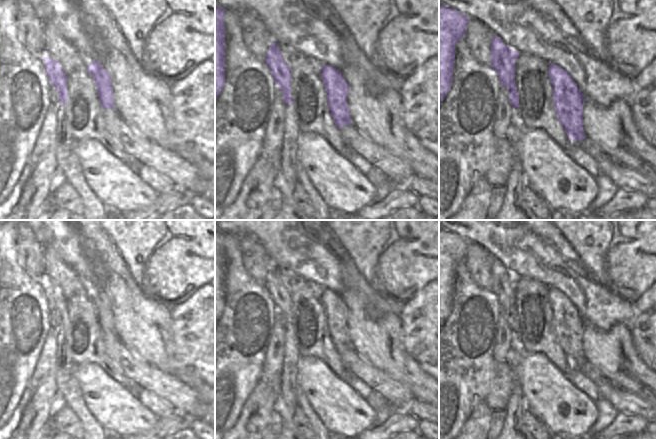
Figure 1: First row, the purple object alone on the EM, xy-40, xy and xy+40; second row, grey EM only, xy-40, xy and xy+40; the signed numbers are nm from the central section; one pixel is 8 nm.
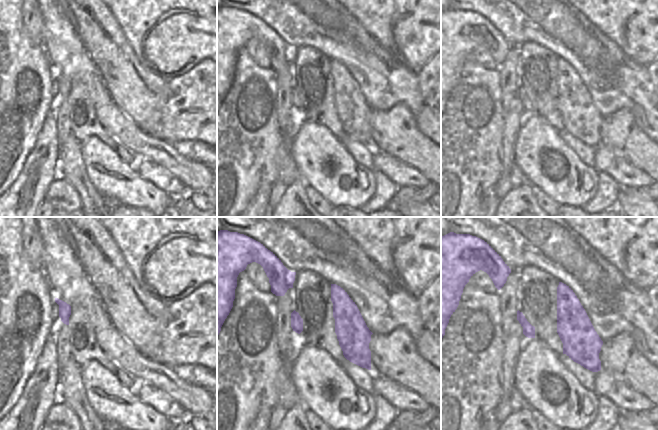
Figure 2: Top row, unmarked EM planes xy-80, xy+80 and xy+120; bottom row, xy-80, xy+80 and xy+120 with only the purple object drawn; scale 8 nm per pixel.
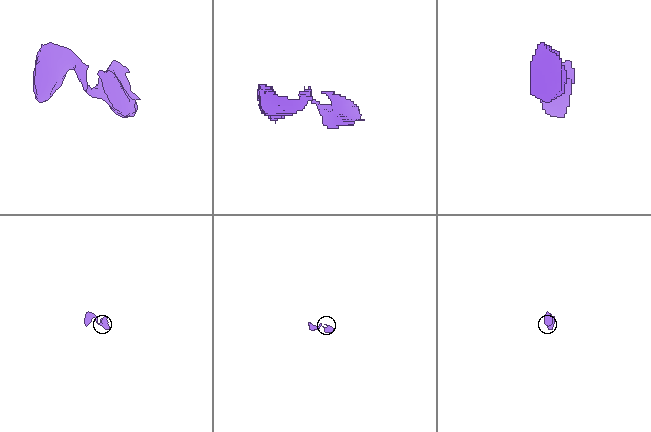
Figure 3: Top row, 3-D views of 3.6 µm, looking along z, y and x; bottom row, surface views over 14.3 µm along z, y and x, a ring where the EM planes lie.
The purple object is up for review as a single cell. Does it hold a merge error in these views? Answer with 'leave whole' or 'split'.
split

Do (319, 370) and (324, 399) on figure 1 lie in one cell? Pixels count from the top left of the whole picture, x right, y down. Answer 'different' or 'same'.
same

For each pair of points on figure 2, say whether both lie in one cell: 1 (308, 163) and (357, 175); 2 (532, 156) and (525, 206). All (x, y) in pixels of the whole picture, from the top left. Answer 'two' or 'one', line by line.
1: one
2: two

